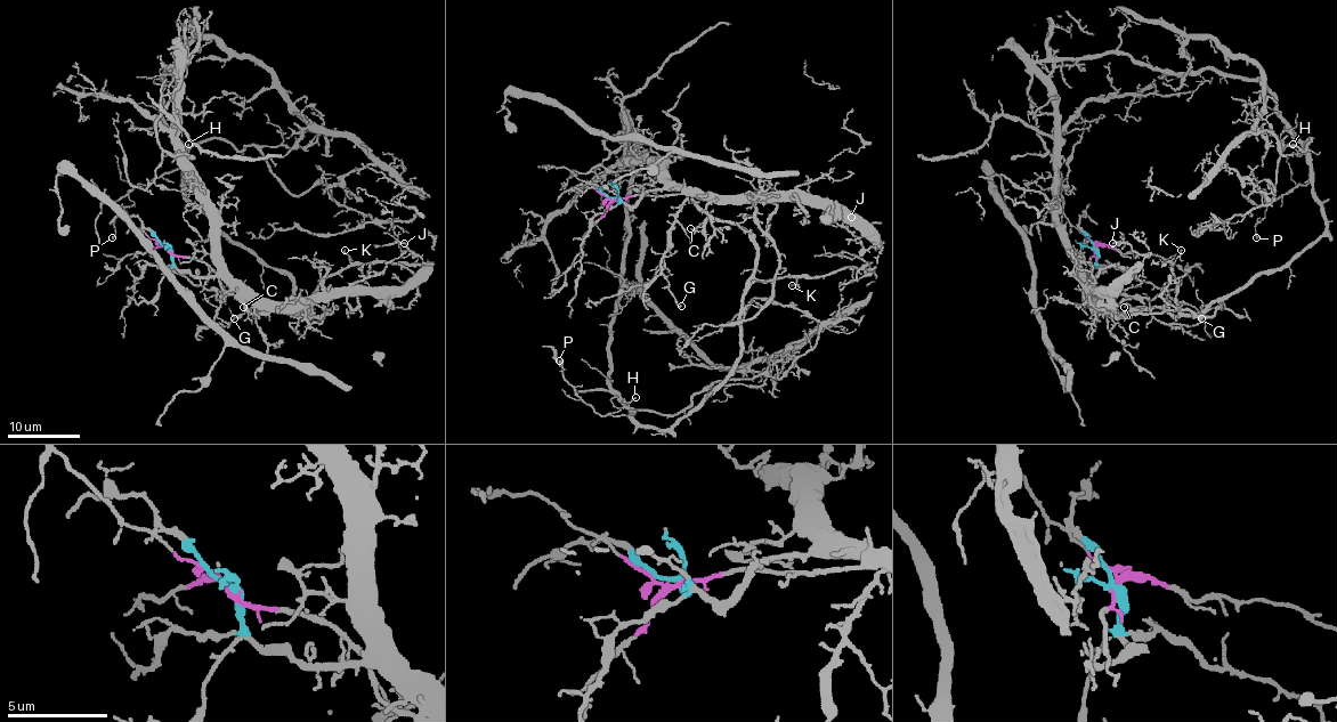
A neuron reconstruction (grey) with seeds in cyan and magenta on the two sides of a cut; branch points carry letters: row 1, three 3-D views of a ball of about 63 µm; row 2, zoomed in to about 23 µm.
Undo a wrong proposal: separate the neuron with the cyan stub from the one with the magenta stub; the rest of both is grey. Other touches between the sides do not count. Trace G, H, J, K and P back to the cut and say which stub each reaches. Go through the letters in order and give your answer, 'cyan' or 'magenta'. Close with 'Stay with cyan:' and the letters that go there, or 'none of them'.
G: cyan
H: magenta
J: cyan
K: magenta
P: magenta
Stay with cyan: G, J

